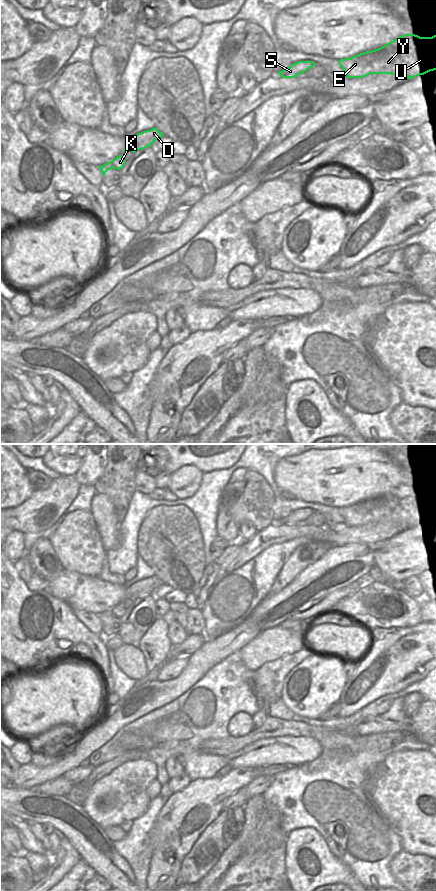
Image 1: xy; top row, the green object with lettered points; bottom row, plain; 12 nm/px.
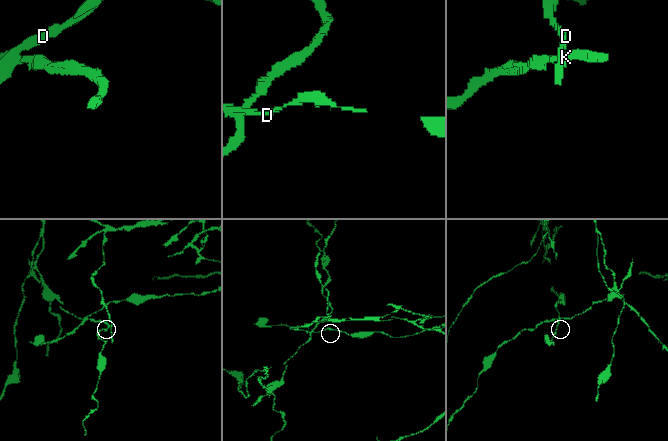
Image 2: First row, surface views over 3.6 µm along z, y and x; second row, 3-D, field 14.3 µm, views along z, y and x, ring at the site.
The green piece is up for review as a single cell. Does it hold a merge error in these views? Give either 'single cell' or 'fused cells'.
fused cells

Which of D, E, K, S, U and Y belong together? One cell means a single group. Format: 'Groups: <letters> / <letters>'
Groups: D E S U Y / K

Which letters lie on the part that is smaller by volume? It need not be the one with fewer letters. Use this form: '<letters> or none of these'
K

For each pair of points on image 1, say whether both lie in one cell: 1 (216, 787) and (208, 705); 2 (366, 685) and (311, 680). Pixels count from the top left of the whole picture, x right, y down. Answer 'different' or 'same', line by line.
1: different
2: different

